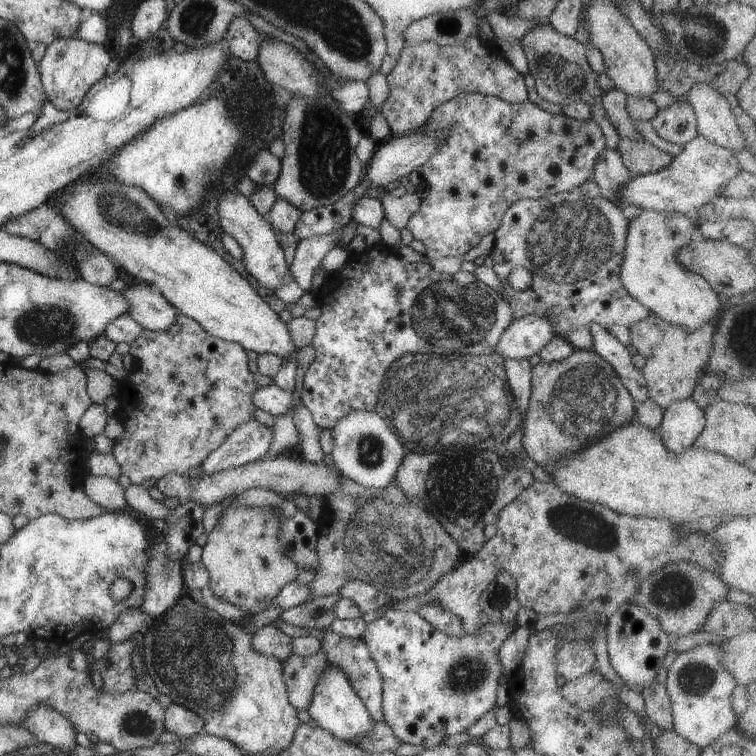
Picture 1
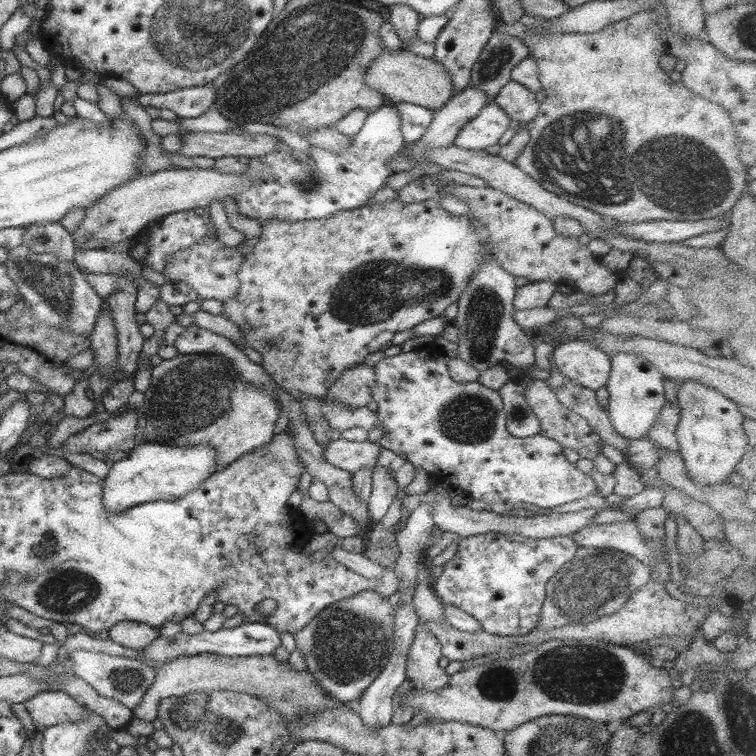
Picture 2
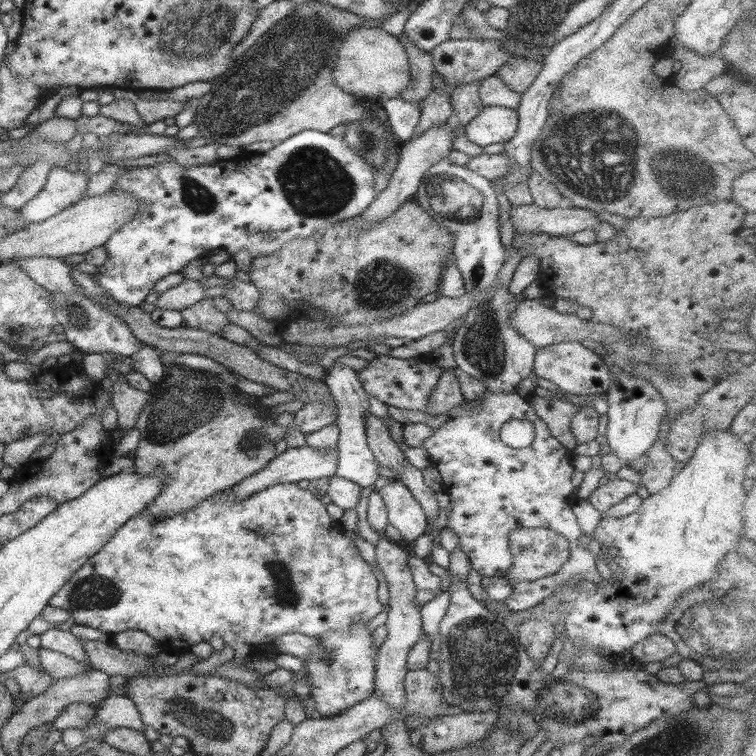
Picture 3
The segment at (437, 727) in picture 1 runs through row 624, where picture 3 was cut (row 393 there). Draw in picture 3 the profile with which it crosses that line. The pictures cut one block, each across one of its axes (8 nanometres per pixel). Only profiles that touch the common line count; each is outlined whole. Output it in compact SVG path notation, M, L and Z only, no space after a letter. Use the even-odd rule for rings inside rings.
M387 354L377 356L367 367L357 373L362 389L367 395L386 402L390 407L426 413L431 393L436 389L443 371L442 367L436 365L432 355L418 359L399 359ZM488 392L480 398L482 406L478 410L470 410L468 401L464 400L459 406L460 411L454 409L452 418L440 428L434 431L432 436L427 437L423 443L428 451L430 463L441 474L443 488L451 498L453 510L447 517L447 527L454 530L454 534L459 538L459 546L468 555L471 566L484 578L485 581L492 581L497 578L505 577L507 570L512 566L512 555L508 546L508 534L523 527L545 527L558 535L562 535L569 542L570 556L568 562L556 573L544 578L539 578L534 582L519 582L514 584L513 591L504 600L508 610L521 612L528 610L539 604L552 595L562 585L567 584L572 579L603 582L603 578L596 570L594 557L588 547L578 545L578 539L584 536L576 515L572 512L572 504L576 500L576 489L572 485L572 472L574 467L570 465L568 450L560 444L556 438L550 435L548 424L544 423L534 409L530 407L526 398L520 397L518 393L504 394L504 392ZM510 420L529 421L535 429L535 440L526 449L515 450L504 443L500 438L502 426Z

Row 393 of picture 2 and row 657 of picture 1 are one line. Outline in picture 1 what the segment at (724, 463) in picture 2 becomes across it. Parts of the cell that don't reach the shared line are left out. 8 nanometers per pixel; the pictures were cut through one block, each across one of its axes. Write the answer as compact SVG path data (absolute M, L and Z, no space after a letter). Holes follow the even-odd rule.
M703 643L679 654L667 668L667 692L673 715L673 730L686 741L704 750L724 732L737 729L737 715L732 709L732 692L737 681L719 662L721 653L714 643Z

